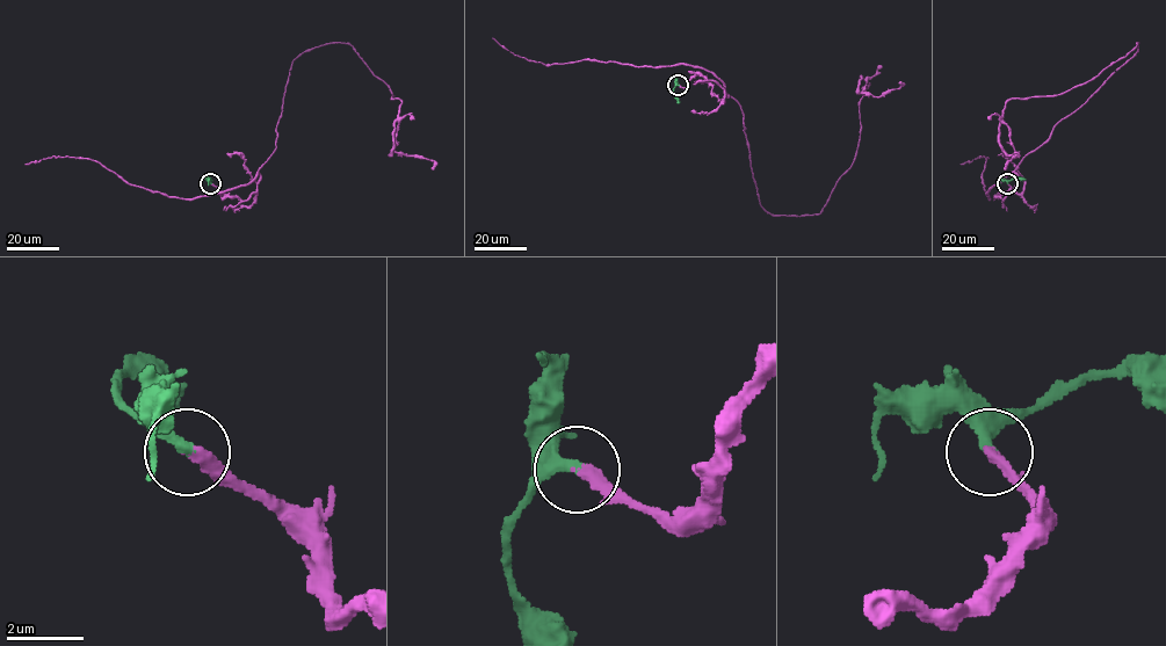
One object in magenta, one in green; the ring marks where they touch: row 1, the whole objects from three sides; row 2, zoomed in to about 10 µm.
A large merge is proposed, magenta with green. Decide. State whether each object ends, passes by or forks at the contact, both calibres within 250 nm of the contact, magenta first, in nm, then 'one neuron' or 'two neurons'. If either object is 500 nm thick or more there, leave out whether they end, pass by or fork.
magenta ends | green ends | 320/360 nm | one neuron

